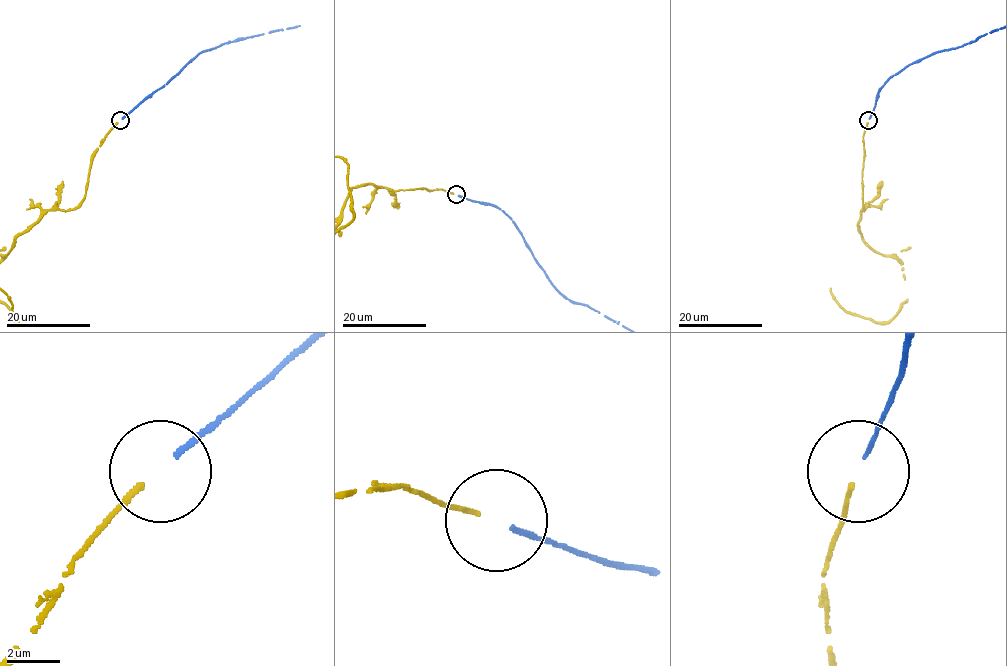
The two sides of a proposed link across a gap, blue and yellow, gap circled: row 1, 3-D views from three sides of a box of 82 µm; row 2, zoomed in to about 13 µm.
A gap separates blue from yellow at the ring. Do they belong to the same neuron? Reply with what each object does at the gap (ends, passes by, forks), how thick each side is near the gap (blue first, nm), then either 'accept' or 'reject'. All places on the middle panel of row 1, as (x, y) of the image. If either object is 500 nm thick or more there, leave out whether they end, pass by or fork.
blue ends; yellow ends; calibres 170 and 180 nm; accept

